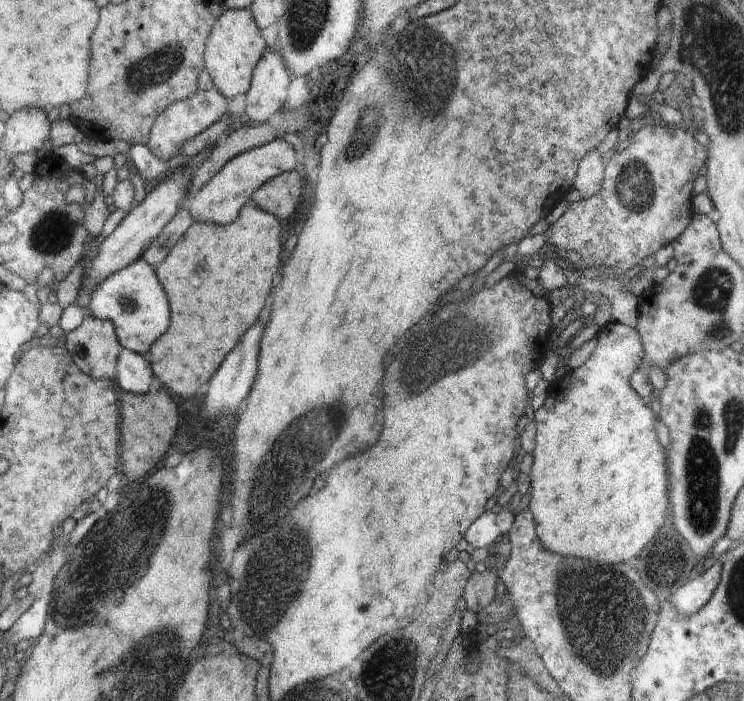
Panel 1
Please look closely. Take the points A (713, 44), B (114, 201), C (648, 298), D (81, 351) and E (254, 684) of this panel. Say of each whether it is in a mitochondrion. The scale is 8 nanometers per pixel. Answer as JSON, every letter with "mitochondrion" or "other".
{"A":"mitochondrion","B":"other","C":"other","D":"other","E":"other"}

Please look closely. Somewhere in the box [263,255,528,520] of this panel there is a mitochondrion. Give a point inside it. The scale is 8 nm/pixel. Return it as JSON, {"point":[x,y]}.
{"point":[455,338]}

